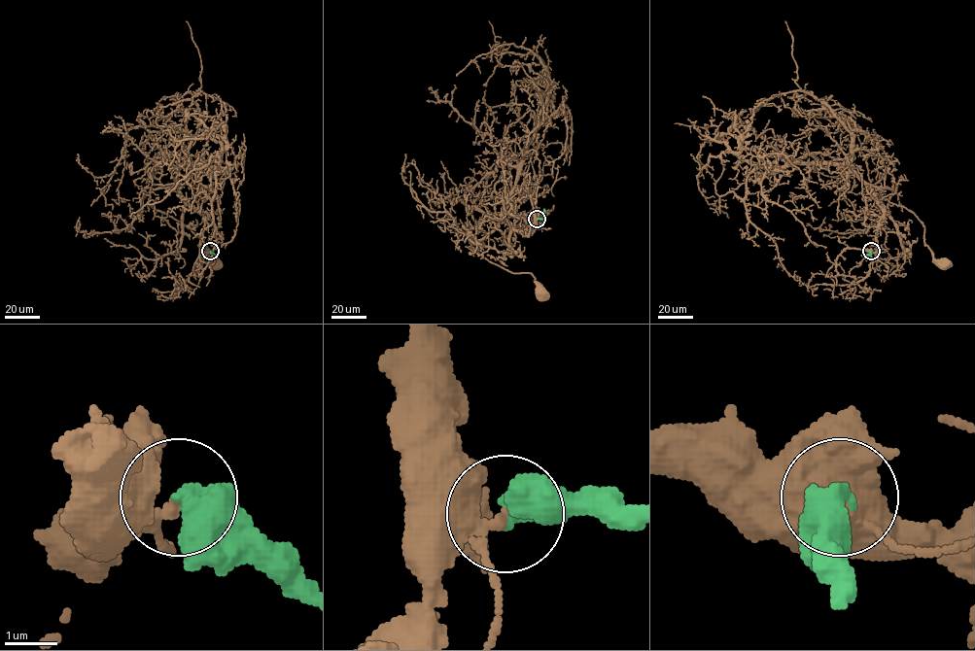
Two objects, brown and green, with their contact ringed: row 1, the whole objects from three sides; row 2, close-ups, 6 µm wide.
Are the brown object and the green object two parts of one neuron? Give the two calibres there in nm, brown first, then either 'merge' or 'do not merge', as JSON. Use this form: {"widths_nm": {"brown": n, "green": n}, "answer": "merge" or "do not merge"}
{"widths_nm": {"brown": 240, "green": 600}, "answer": "merge"}

